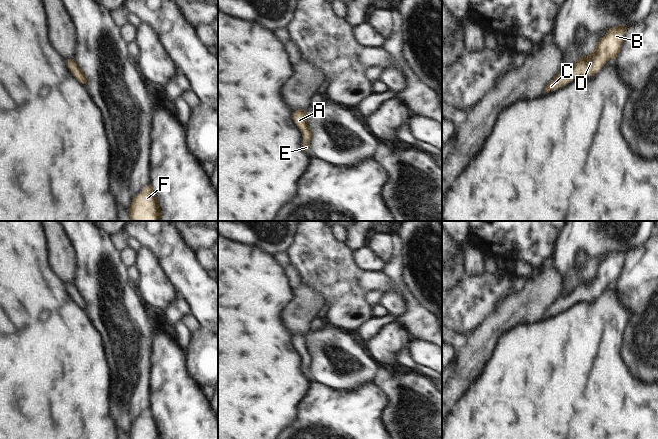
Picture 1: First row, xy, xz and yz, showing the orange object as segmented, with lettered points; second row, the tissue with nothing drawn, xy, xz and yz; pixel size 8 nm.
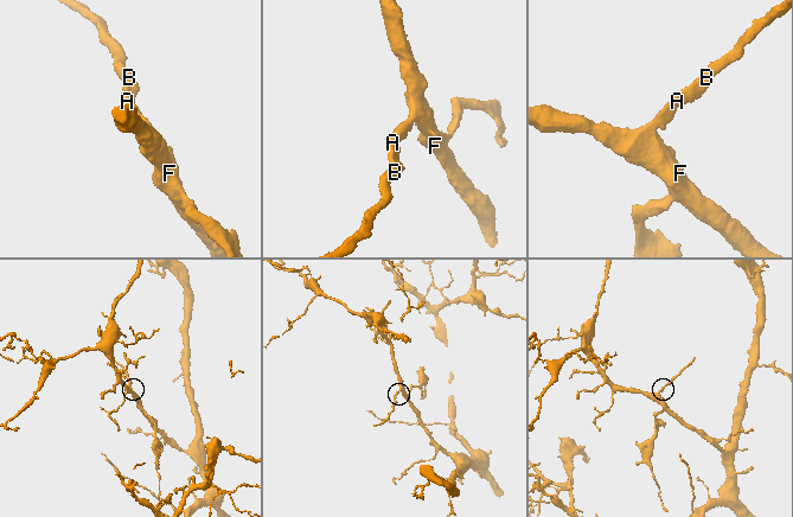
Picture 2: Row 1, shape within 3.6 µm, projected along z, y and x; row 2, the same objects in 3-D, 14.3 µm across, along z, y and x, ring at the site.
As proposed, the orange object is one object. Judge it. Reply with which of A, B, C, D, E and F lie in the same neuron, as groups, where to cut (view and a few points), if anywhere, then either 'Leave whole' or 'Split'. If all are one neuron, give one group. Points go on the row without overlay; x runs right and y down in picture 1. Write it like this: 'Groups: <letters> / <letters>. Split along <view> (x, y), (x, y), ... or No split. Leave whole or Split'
Groups: A B C D E F. No split. Leave whole

